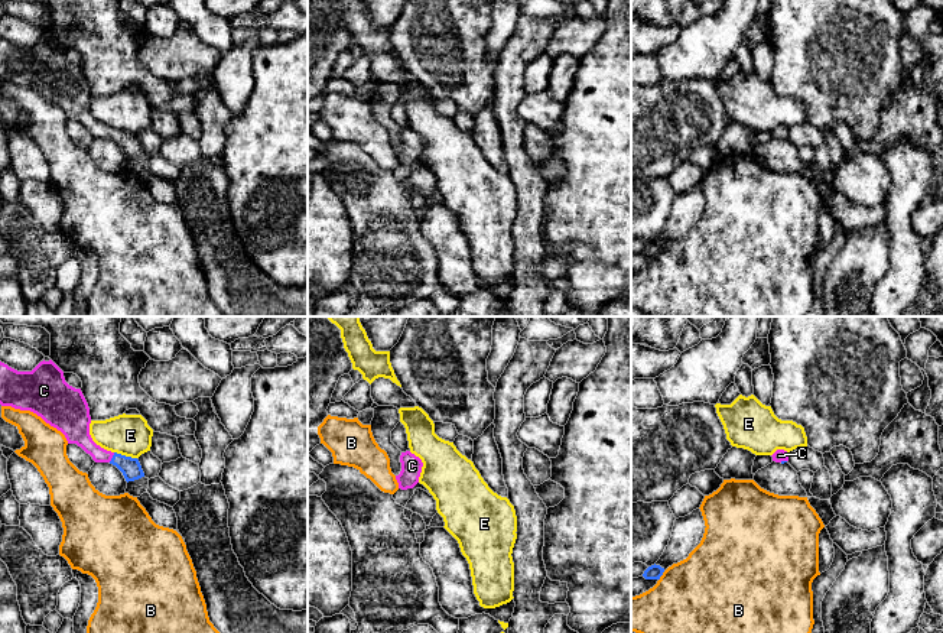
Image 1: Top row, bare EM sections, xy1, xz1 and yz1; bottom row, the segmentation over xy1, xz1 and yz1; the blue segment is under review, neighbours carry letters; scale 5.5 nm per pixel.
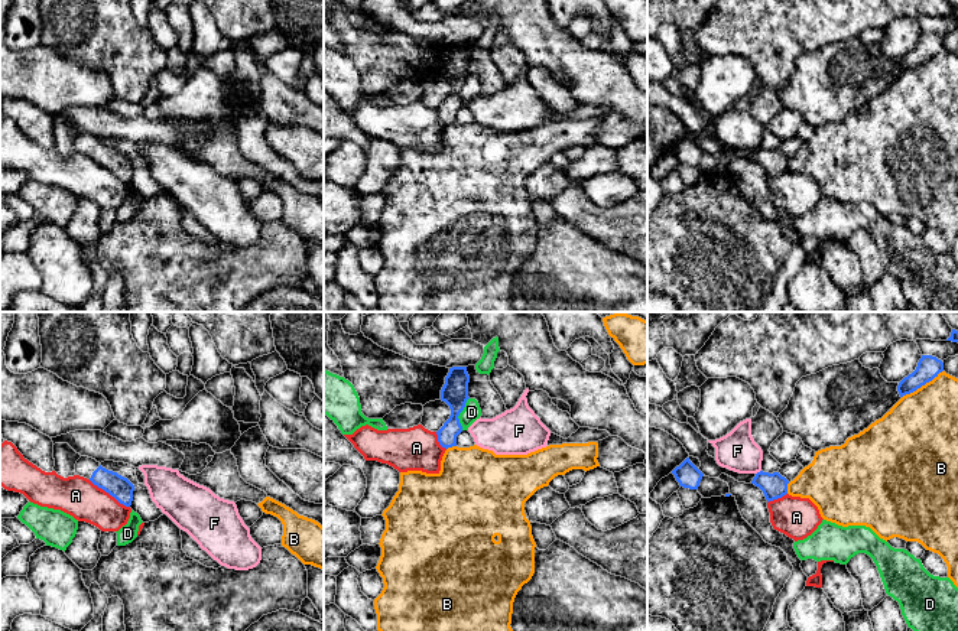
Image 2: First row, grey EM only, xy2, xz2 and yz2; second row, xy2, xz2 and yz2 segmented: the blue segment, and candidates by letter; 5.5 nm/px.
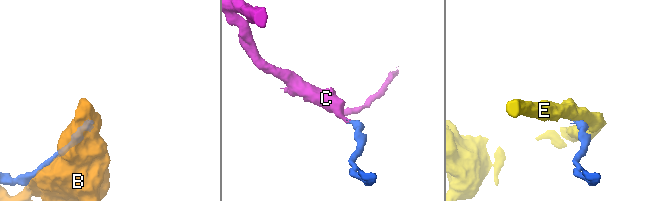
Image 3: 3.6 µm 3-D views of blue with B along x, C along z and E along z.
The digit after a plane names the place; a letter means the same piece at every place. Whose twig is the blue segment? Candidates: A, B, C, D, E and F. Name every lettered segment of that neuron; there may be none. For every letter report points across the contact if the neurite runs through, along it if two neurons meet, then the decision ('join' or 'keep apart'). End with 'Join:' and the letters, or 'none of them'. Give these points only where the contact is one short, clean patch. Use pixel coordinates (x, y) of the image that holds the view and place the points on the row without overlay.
A: border xy2 (88, 156), (129, 184); keep apart
B: keep apart
C: way xy1 (130, 143), (113, 133), (100, 132), (77, 107); join
D: border xz2 (468, 74), (458, 93), (461, 106); keep apart
E: border xy1 (114, 127), (136, 135); keep apart
F: border yz2 (760, 146), (756, 150); keep apart
Join: C

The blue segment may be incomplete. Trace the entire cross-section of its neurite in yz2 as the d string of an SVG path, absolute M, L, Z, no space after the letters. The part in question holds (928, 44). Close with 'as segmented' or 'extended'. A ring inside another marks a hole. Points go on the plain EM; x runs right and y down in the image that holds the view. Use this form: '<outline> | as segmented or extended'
M922 32L916 46L899 59L897 68L900 74L916 68L918 65L938 53L938 51L942 48L944 39L941 36L932 32Z | as segmented

